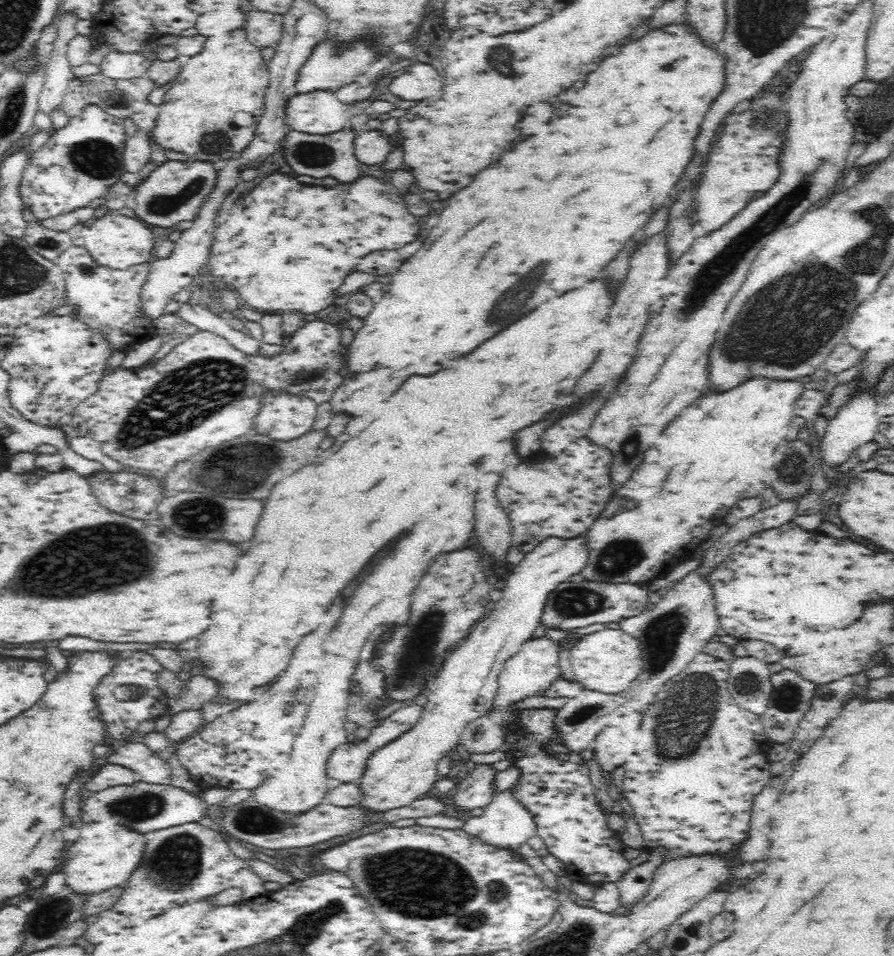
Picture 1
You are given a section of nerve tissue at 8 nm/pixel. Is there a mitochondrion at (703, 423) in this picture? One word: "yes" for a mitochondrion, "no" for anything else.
no

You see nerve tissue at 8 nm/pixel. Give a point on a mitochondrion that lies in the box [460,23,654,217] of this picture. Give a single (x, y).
(516, 60)

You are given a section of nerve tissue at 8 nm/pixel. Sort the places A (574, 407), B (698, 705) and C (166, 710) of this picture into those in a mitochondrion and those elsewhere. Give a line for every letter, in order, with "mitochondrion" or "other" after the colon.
A: other
B: mitochondrion
C: other

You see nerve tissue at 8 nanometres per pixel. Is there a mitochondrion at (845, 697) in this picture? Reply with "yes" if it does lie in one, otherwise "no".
no

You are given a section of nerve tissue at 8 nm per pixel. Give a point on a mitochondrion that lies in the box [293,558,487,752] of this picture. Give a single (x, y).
(417, 652)

